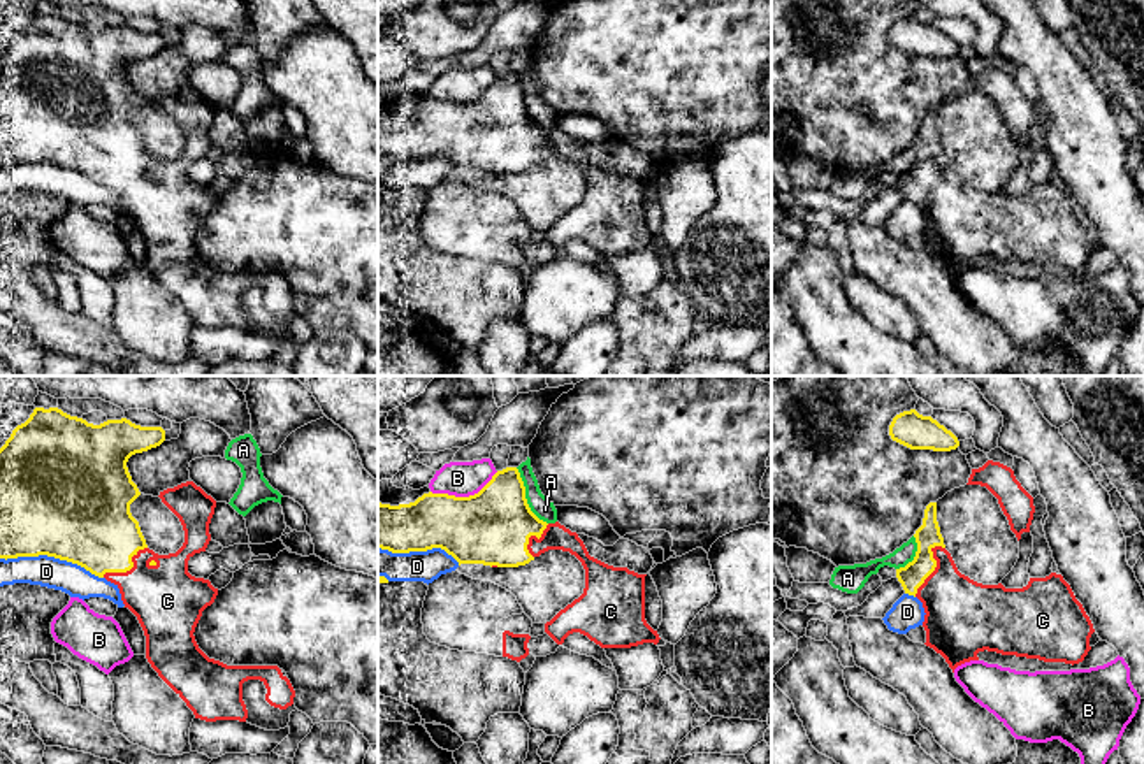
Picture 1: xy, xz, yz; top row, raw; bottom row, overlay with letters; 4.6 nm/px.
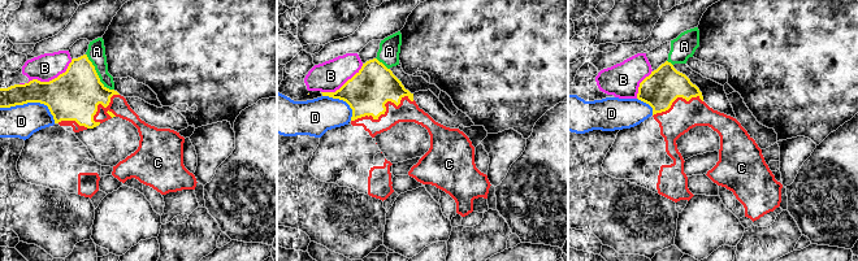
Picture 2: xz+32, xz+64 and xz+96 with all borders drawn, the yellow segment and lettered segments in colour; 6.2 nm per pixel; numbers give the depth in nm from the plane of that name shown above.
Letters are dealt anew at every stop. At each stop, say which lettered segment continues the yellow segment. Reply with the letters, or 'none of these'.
C

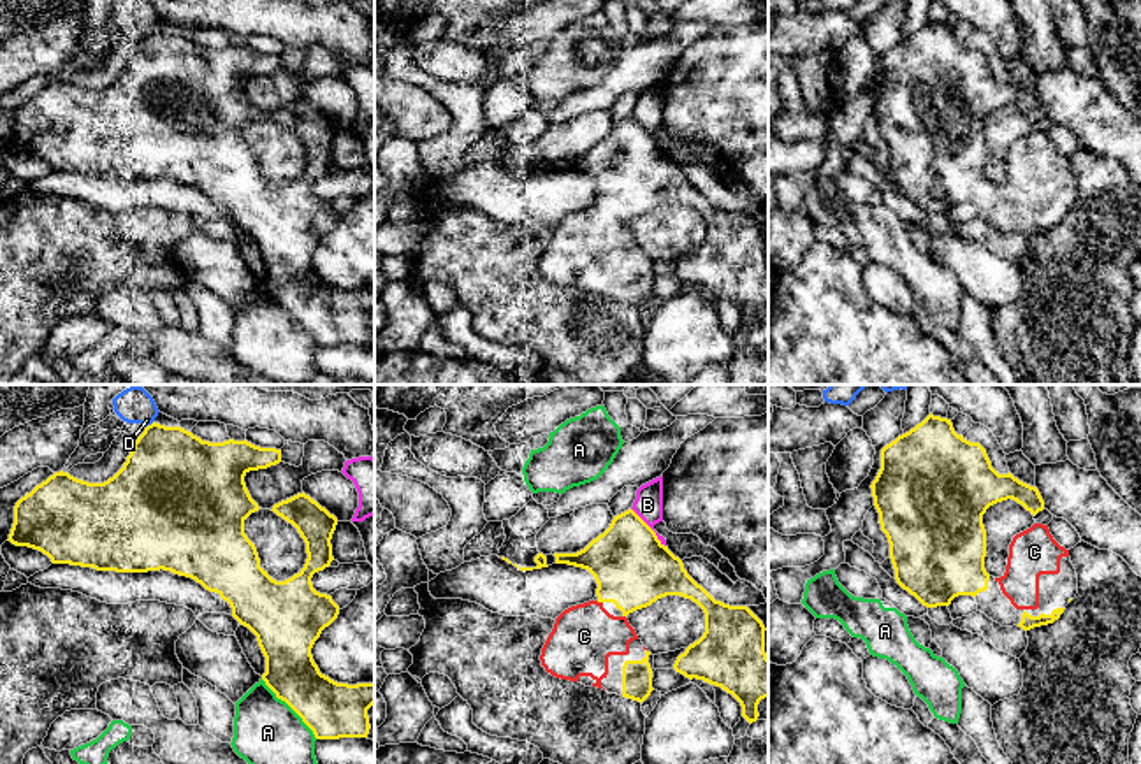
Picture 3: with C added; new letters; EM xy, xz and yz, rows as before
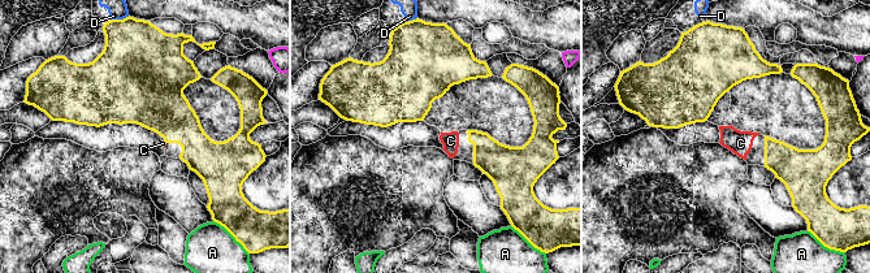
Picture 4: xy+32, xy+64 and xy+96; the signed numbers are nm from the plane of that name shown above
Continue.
C

